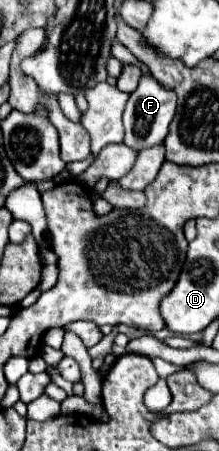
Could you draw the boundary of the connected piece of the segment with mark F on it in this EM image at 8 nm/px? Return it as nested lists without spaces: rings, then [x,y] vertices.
[[[141,75],[139,87],[129,95],[125,113],[123,113],[123,125],[125,125],[125,141],[129,147],[141,151],[149,145],[159,145],[165,141],[165,133],[169,131],[169,123],[175,115],[177,95],[173,89],[163,87],[153,75]]]

